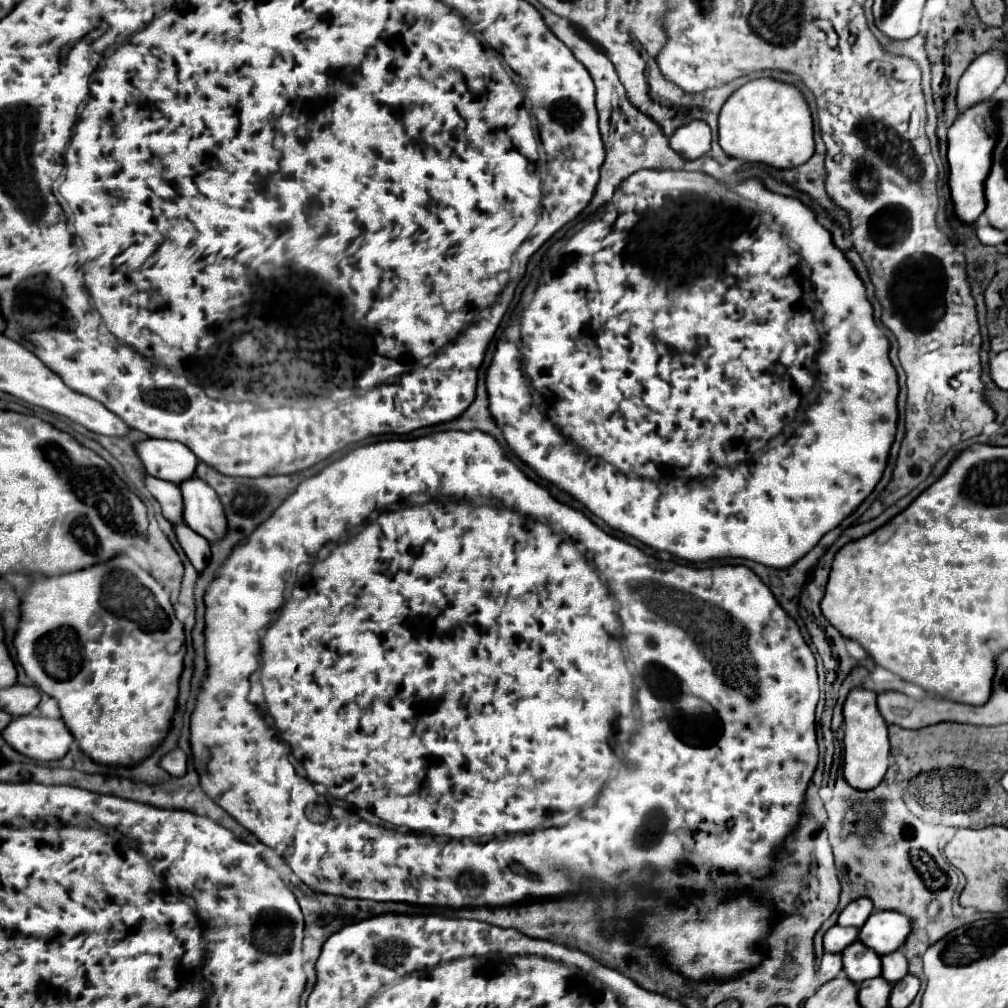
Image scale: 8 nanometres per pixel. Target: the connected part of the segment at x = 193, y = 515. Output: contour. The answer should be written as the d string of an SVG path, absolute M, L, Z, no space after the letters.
M191 478L179 488L183 492L183 514L187 526L201 534L207 542L223 540L229 526L217 492L201 482L201 478Z

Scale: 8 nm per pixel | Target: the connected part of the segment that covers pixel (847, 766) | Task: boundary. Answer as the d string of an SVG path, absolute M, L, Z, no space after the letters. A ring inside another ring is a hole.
M855 688L847 696L843 706L845 716L845 738L843 738L843 776L849 786L857 790L873 790L885 778L885 772L891 764L891 750L887 740L887 724L877 710L877 694Z

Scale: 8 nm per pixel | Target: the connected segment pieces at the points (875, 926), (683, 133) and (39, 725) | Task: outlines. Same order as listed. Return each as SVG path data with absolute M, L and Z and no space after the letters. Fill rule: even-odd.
M897 910L871 912L865 926L859 930L859 940L875 950L879 956L891 954L905 944L905 938L911 934L913 920Z
M691 120L671 136L671 148L685 160L705 156L711 150L711 128L703 120Z
M29 714L15 718L1 736L19 754L37 762L61 760L71 746L71 732L63 720Z

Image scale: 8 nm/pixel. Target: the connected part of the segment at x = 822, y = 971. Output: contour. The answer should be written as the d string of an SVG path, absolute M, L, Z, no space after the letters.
M825 952L823 960L821 960L821 966L819 966L819 980L821 982L829 982L829 980L837 978L841 974L841 970L843 970L841 954L829 954L829 952Z

